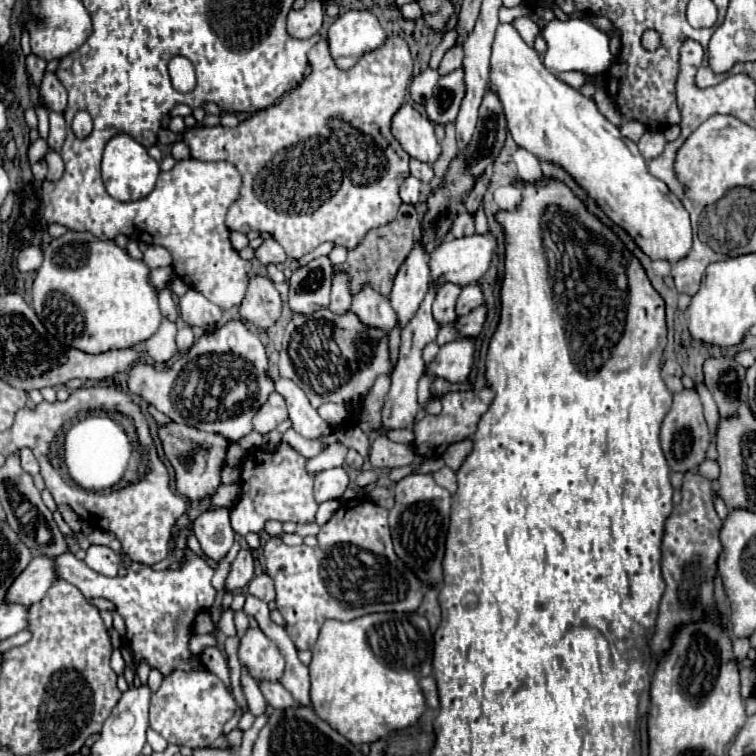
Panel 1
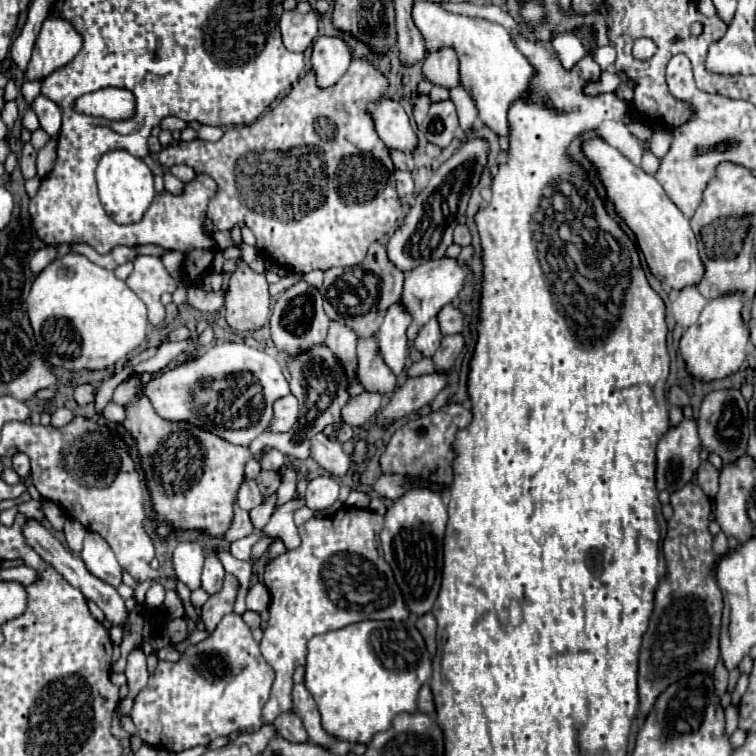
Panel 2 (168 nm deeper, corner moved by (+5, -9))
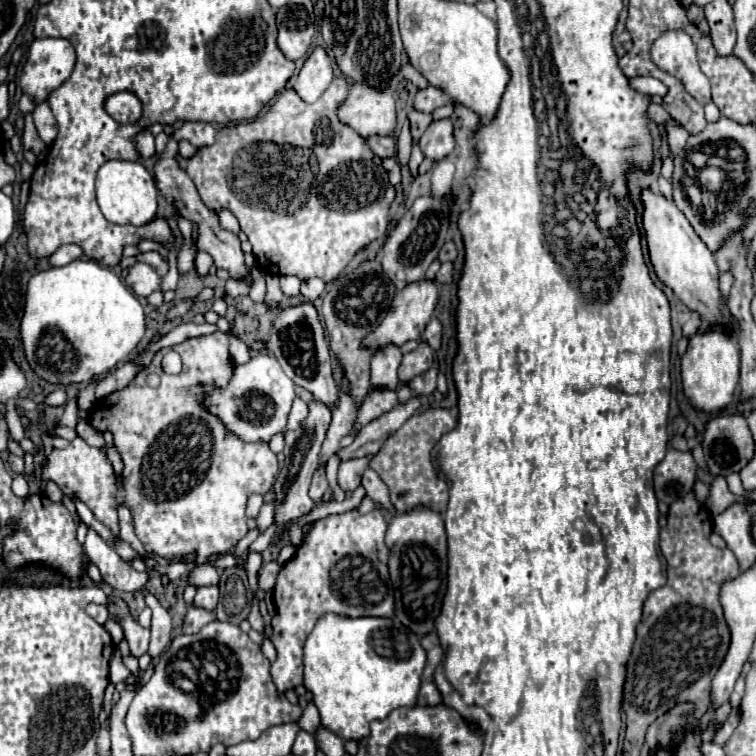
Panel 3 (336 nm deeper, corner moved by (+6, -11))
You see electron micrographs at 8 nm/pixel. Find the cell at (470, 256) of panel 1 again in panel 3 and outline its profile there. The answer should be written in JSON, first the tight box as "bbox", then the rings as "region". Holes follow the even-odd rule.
{"bbox":[364,281,438,351],"region":[[[418,281],[418,283],[410,283],[408,287],[404,287],[404,291],[398,291],[394,301],[392,301],[392,307],[388,311],[388,315],[382,319],[382,323],[370,331],[366,337],[364,337],[364,347],[370,349],[370,351],[378,351],[378,349],[384,349],[388,345],[404,345],[406,341],[410,339],[418,339],[426,327],[426,323],[430,321],[430,315],[436,307],[436,301],[438,301],[438,289],[436,289],[436,283],[434,281]]]}

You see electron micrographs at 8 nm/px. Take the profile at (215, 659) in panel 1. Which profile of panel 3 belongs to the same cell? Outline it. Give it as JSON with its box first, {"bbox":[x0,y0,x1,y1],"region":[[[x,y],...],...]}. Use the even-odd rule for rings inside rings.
{"bbox":[84,531,148,591],"region":[[[88,531],[86,535],[86,543],[84,543],[86,555],[90,559],[90,563],[94,563],[104,581],[116,589],[116,591],[138,591],[142,587],[142,583],[146,583],[148,573],[140,573],[136,569],[132,569],[114,549],[110,549],[96,531]]]}

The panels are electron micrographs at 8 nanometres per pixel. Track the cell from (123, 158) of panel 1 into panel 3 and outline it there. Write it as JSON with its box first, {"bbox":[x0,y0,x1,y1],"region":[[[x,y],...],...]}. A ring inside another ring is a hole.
{"bbox":[96,161,158,225],"region":[[[108,161],[98,169],[96,177],[98,205],[104,217],[118,225],[146,225],[156,217],[158,189],[154,177],[138,161]]]}

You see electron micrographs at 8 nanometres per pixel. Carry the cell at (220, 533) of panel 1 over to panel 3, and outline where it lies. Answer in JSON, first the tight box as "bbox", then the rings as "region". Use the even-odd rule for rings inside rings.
{"bbox":[194,587,218,611],"region":[[[198,587],[194,605],[206,611],[214,611],[218,605],[218,587]]]}

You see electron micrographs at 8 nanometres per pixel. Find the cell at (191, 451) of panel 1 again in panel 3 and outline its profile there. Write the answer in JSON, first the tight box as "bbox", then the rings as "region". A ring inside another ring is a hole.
{"bbox":[88,331,278,563],"region":[[[216,331],[212,335],[186,339],[168,349],[160,349],[152,363],[142,369],[124,389],[98,399],[92,405],[88,423],[100,433],[110,431],[114,435],[114,447],[124,463],[124,481],[116,483],[114,501],[116,507],[124,503],[132,511],[134,531],[146,551],[168,561],[196,555],[196,561],[204,563],[210,555],[226,555],[248,533],[244,515],[246,501],[252,493],[266,495],[272,489],[278,473],[278,461],[266,441],[242,441],[204,405],[208,393],[228,387],[228,381],[232,379],[234,361],[228,351],[228,335]],[[168,349],[174,349],[182,357],[182,371],[178,375],[168,375],[162,371],[162,357]],[[150,373],[160,377],[158,387],[146,385],[146,377]]]}

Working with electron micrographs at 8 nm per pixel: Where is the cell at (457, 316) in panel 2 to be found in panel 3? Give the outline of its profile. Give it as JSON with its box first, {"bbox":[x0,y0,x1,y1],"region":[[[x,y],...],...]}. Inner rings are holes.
{"bbox":[422,319,442,349],"region":[[[432,319],[426,325],[424,333],[422,333],[422,341],[426,341],[432,349],[438,349],[440,347],[440,339],[442,339],[442,325],[440,325],[438,319]]]}

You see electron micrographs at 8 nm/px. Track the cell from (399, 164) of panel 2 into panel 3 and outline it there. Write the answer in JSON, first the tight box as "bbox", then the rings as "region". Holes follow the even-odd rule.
{"bbox":[364,135,396,157],"region":[[[370,135],[370,137],[364,137],[364,141],[378,157],[394,157],[396,155],[396,143],[392,137]]]}

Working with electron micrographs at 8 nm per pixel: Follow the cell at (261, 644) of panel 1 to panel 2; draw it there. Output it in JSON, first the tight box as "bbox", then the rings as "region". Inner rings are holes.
{"bbox":[131,613,275,753],"region":[[[227,613],[217,629],[201,643],[189,645],[179,663],[159,661],[147,687],[137,695],[131,719],[143,743],[173,753],[209,745],[219,735],[257,731],[261,707],[275,681],[273,667],[263,659],[259,643],[237,613]]]}

